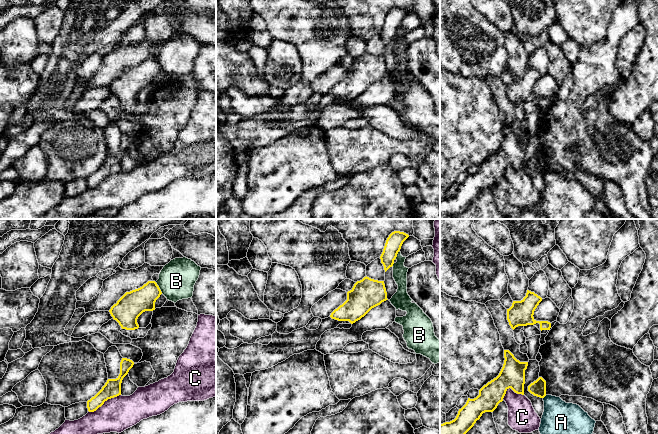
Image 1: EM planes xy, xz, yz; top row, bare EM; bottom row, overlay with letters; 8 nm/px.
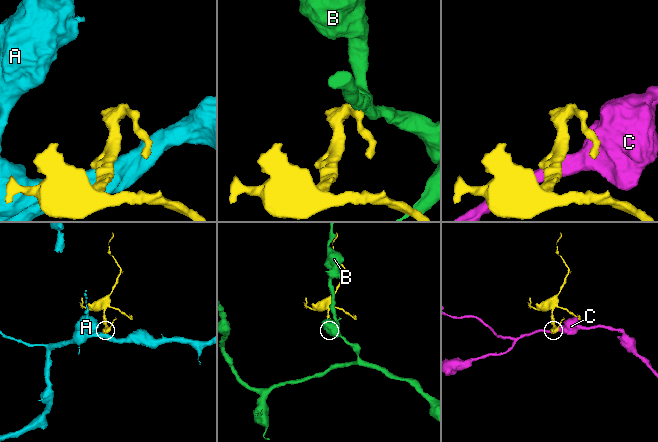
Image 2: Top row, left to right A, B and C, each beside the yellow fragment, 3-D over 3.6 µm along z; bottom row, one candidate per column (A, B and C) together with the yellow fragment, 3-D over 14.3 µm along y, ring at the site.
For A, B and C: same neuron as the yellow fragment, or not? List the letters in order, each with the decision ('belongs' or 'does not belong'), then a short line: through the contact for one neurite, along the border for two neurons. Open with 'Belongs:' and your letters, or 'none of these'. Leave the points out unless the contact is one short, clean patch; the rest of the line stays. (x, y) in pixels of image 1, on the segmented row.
Belongs: none of these
A: does not belong; line yz (546, 395), (543, 398)
B: does not belong
C: does not belong

